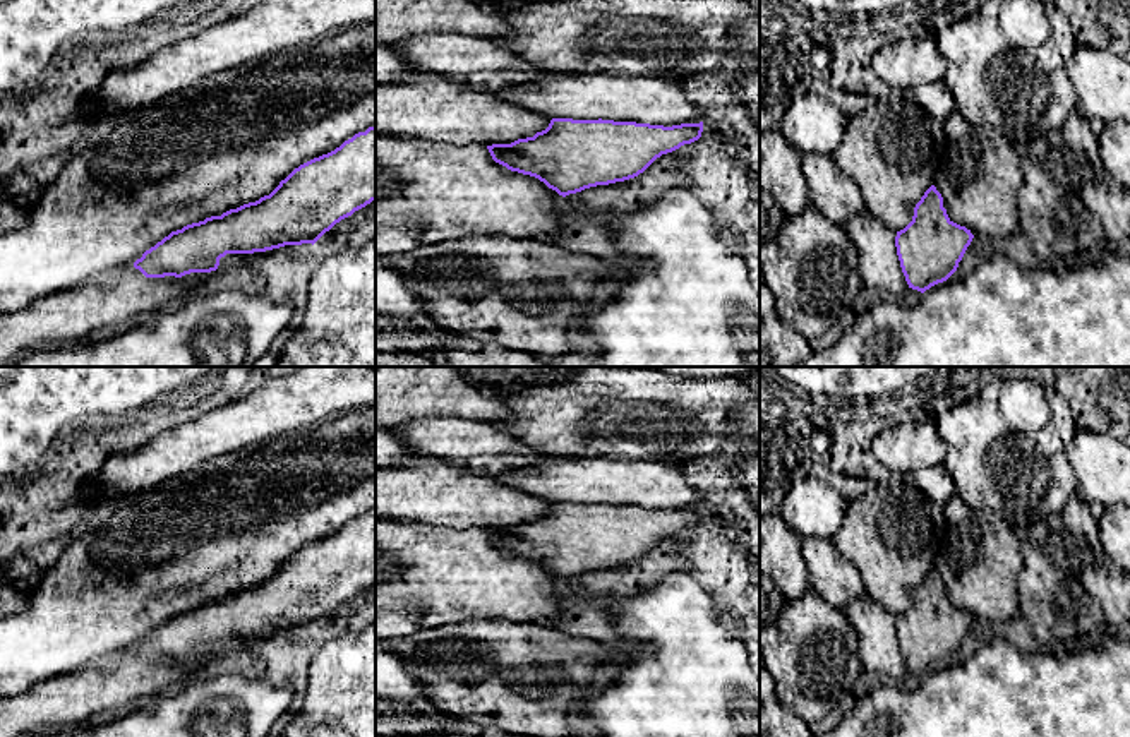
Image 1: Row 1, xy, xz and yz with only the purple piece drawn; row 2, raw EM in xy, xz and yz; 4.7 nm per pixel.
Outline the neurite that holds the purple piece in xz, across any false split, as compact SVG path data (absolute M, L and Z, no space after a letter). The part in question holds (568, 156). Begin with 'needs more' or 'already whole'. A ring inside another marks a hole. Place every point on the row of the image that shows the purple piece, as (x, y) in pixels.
already whole; M552 118L549 127L533 137L511 144L487 146L492 159L511 171L530 175L566 197L597 185L624 182L643 173L657 158L701 137L703 122L672 127L614 122Z

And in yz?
already whole; M931 185L914 207L912 221L895 237L897 255L909 288L924 293L959 267L974 235L953 223L943 197Z

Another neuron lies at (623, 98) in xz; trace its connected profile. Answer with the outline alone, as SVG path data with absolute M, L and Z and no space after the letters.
M545 74L497 94L547 118L602 118L664 127L705 122L679 77Z

